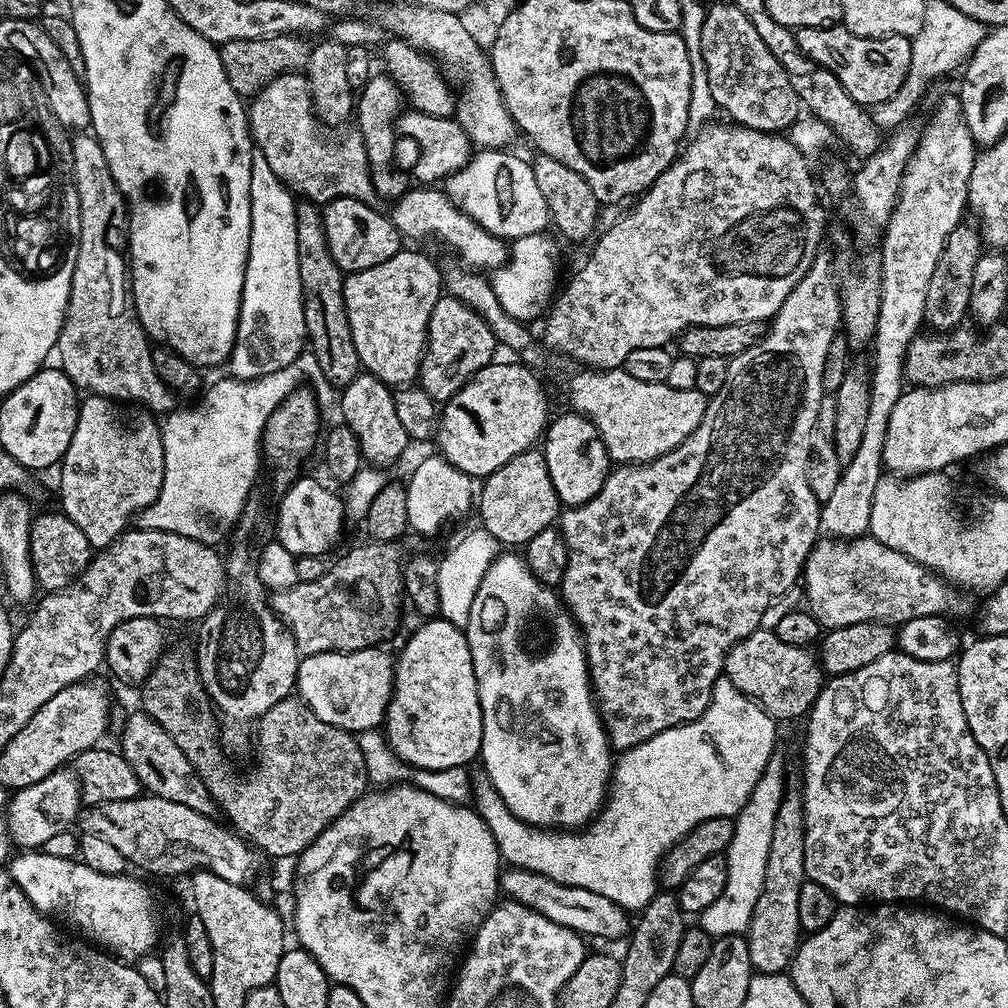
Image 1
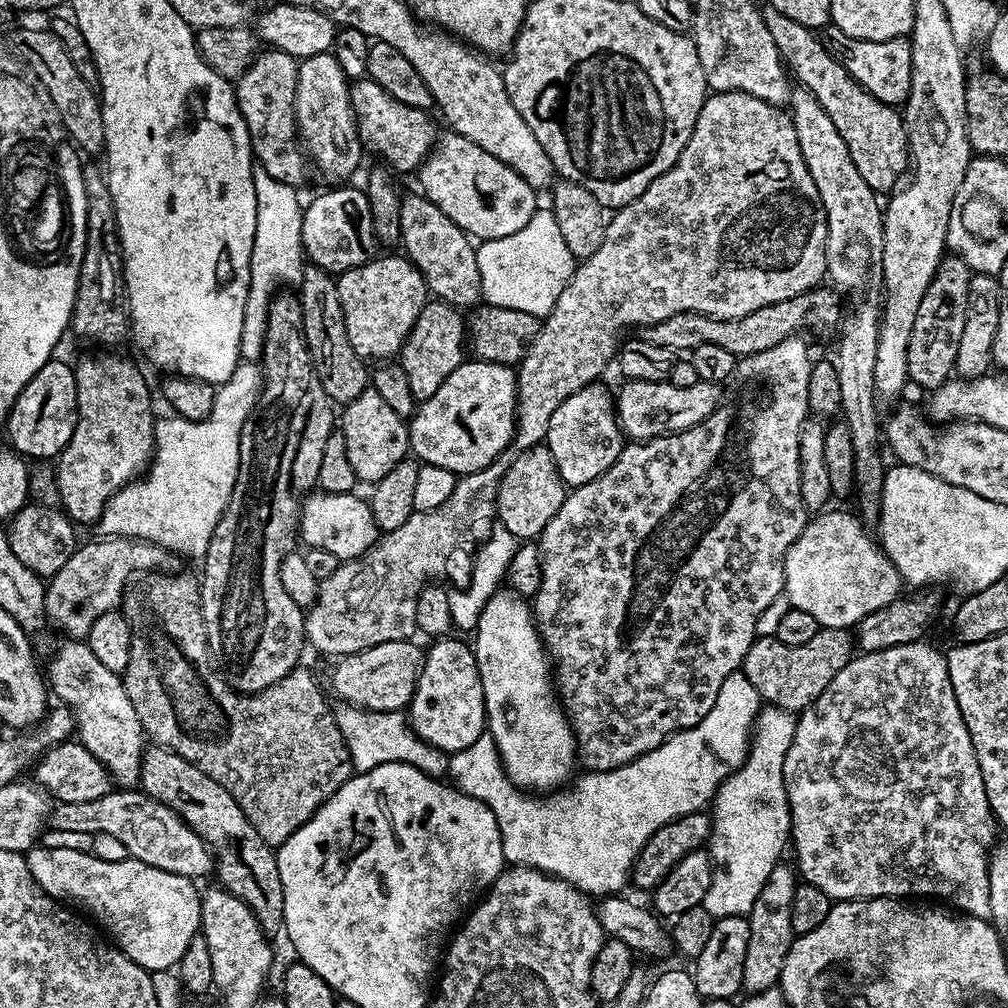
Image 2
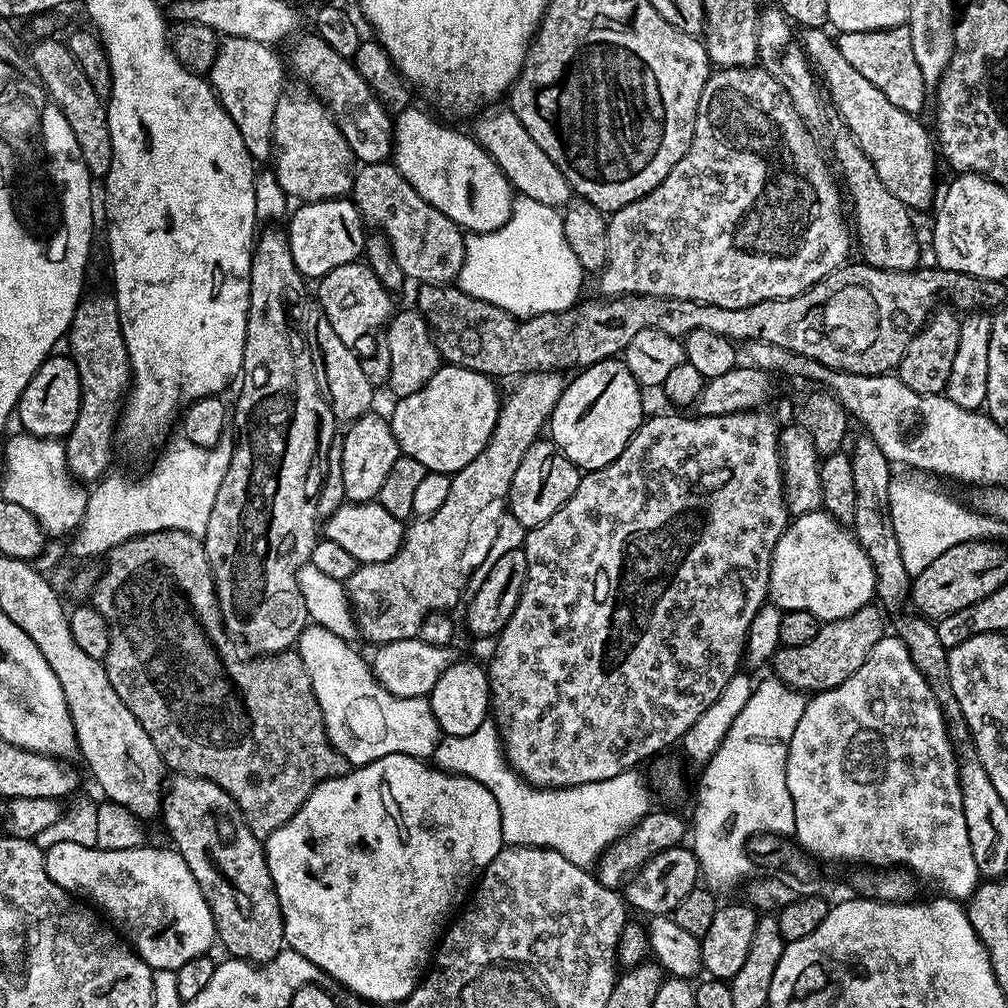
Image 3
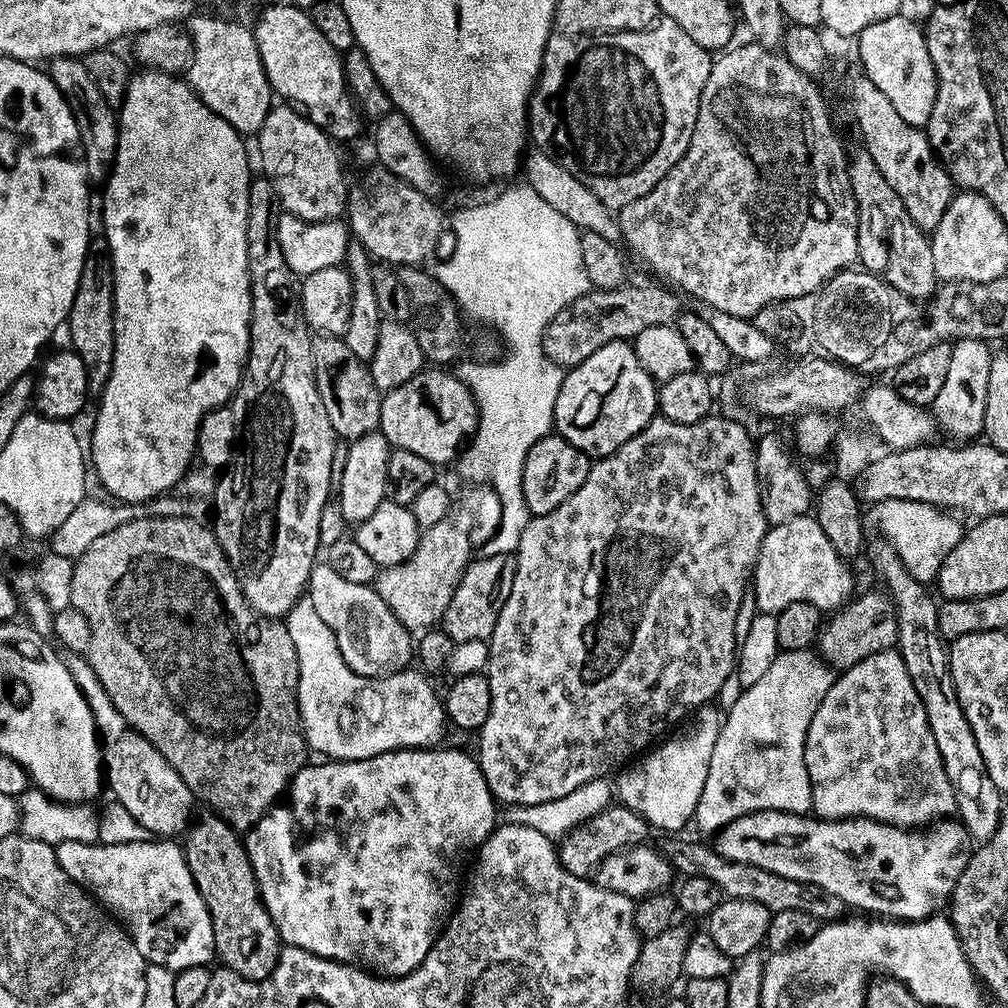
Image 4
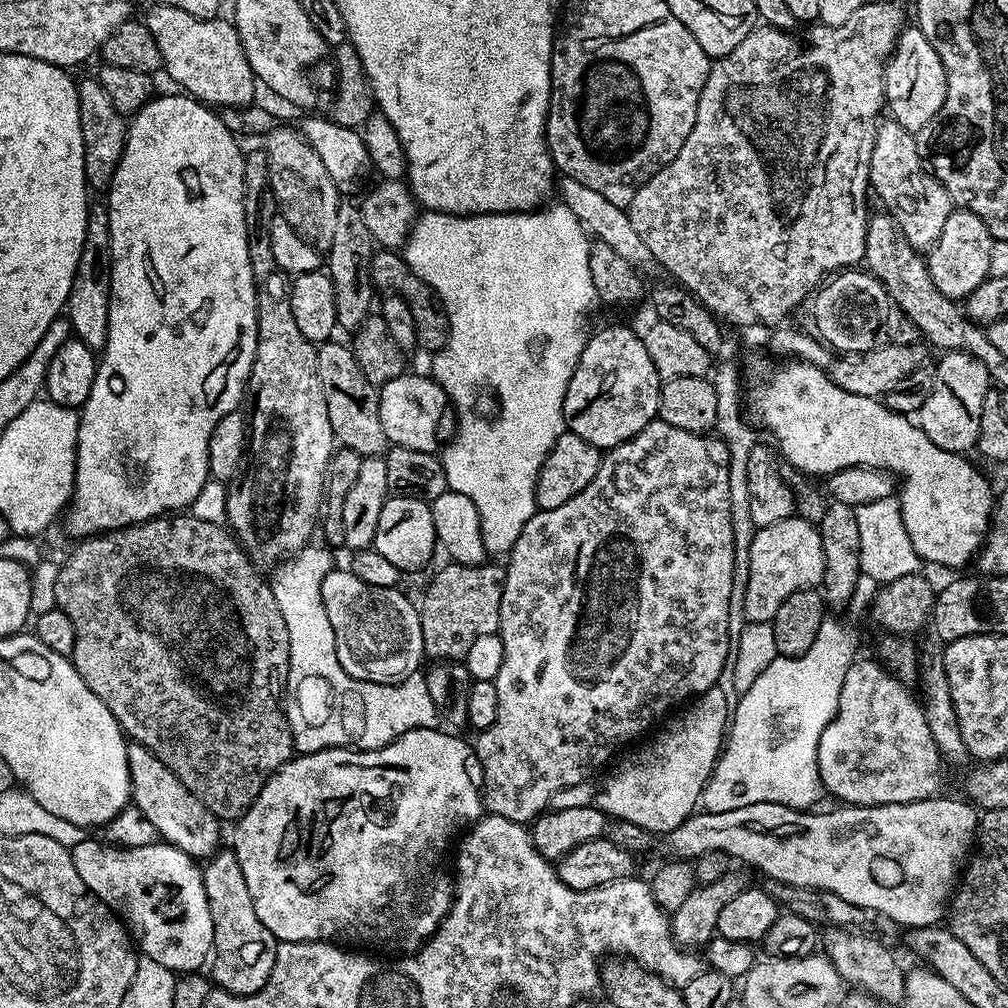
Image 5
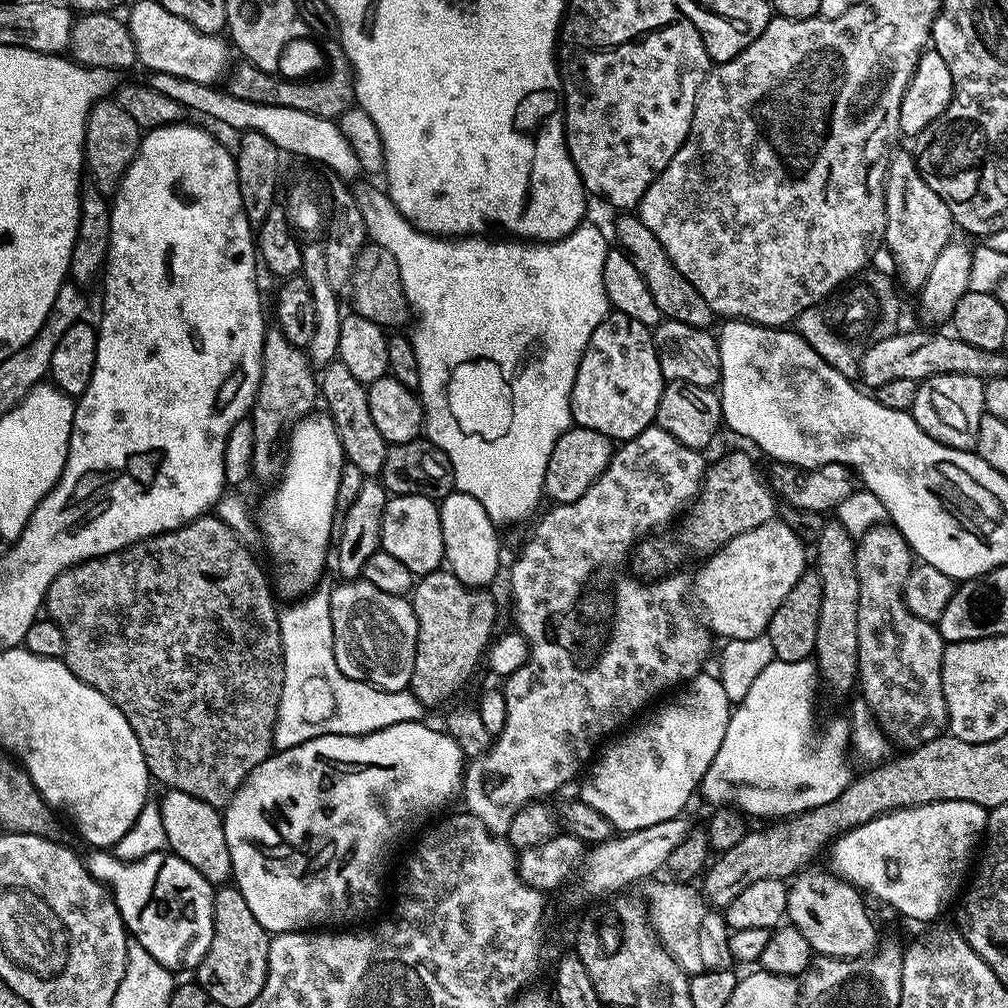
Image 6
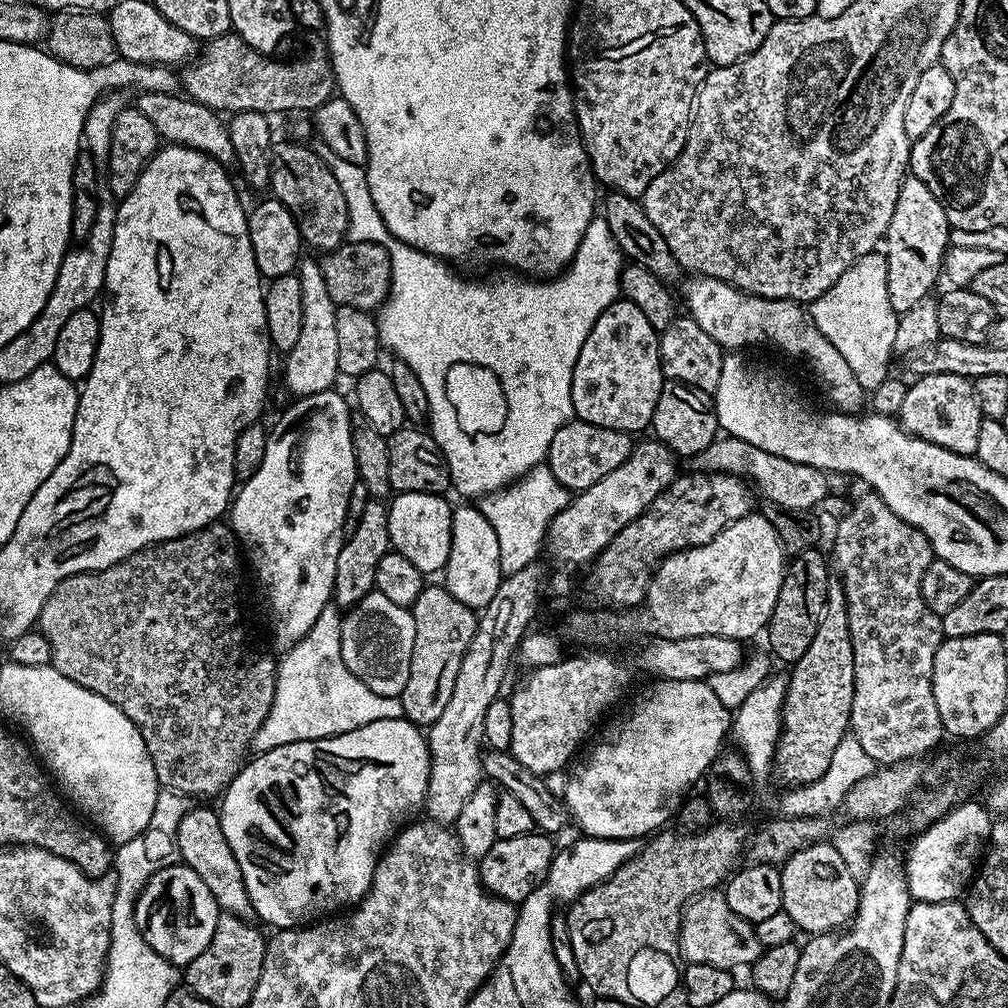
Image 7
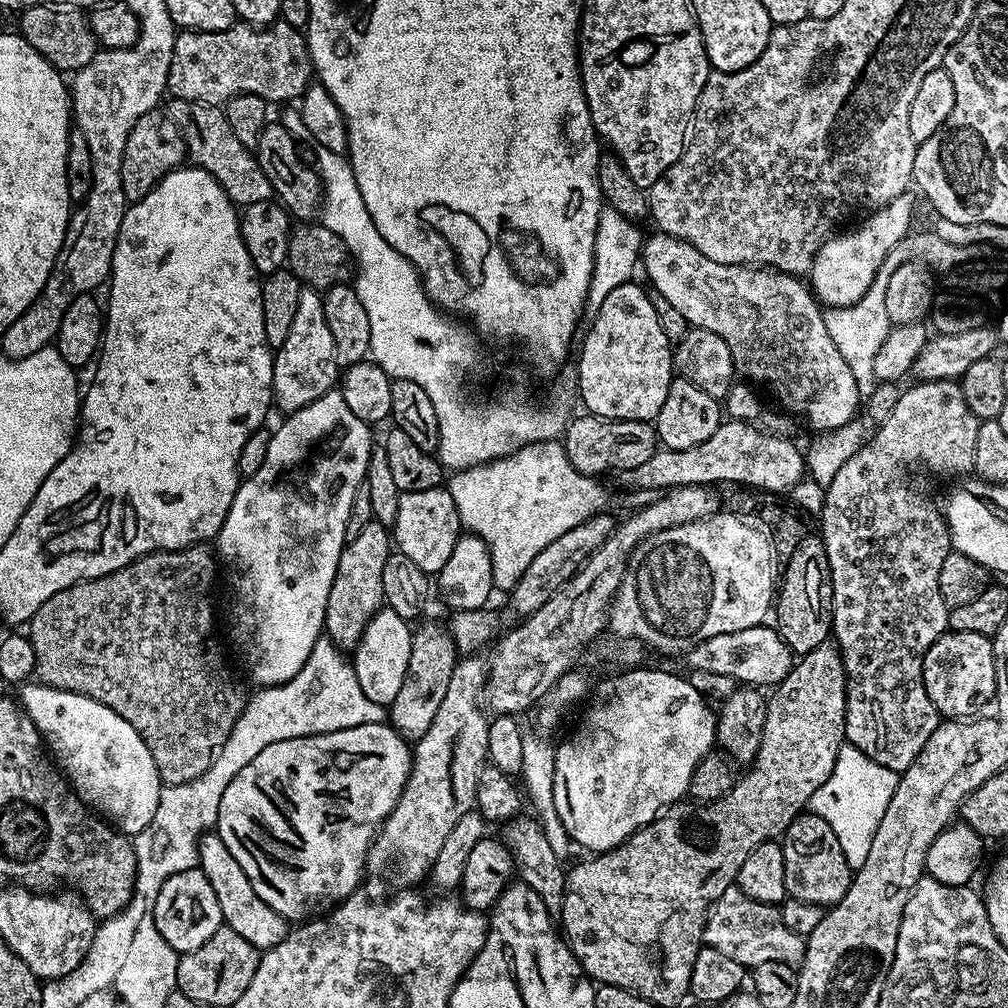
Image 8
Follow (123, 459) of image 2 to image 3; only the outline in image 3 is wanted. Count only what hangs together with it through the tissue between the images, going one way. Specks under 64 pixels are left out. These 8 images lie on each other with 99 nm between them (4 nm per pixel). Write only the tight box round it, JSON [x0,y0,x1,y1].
[64,292,132,482]

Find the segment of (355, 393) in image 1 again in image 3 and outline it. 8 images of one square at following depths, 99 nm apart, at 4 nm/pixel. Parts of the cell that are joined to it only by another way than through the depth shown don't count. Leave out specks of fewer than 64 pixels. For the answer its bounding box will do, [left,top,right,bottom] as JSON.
[338,410,402,504]

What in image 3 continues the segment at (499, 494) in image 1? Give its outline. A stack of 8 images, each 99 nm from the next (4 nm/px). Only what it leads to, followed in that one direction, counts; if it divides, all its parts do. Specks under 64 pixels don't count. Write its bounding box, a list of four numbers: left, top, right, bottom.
[507,439,581,529]

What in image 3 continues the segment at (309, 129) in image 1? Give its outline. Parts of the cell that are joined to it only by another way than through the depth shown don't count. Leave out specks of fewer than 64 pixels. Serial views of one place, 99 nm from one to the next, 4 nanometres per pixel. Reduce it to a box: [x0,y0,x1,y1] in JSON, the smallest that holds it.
[210,36,286,162]

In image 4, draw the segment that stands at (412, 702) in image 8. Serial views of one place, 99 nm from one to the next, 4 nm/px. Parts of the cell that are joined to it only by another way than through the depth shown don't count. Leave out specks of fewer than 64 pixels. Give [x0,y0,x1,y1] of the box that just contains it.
[442,552,516,644]

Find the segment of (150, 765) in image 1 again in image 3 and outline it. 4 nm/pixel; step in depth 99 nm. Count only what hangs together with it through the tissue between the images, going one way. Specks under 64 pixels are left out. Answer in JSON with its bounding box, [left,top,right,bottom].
[162,774,286,964]

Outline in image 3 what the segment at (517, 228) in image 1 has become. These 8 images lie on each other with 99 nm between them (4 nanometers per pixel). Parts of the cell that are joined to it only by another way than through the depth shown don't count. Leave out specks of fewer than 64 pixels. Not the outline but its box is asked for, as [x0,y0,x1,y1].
[390,107,512,233]

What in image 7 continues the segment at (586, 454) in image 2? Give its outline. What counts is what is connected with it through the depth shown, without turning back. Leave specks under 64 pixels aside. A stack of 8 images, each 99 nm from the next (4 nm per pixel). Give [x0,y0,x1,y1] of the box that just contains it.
[572,298,666,434]

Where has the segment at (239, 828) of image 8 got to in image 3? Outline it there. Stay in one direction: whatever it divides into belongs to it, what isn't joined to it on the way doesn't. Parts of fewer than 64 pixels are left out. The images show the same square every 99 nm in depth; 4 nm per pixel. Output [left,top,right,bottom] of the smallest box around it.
[263,754,505,1006]

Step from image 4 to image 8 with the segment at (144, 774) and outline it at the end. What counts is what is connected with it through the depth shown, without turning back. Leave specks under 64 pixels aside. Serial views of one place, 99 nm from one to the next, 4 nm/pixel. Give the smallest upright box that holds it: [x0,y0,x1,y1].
[198,830,290,950]

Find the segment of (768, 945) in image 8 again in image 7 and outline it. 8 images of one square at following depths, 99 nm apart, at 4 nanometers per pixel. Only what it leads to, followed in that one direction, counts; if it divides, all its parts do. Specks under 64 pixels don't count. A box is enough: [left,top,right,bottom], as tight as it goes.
[680,891,761,970]

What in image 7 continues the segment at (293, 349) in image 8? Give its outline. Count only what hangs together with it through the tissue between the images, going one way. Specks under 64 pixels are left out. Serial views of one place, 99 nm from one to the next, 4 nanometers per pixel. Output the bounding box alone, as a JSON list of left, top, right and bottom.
[284,257,338,398]

